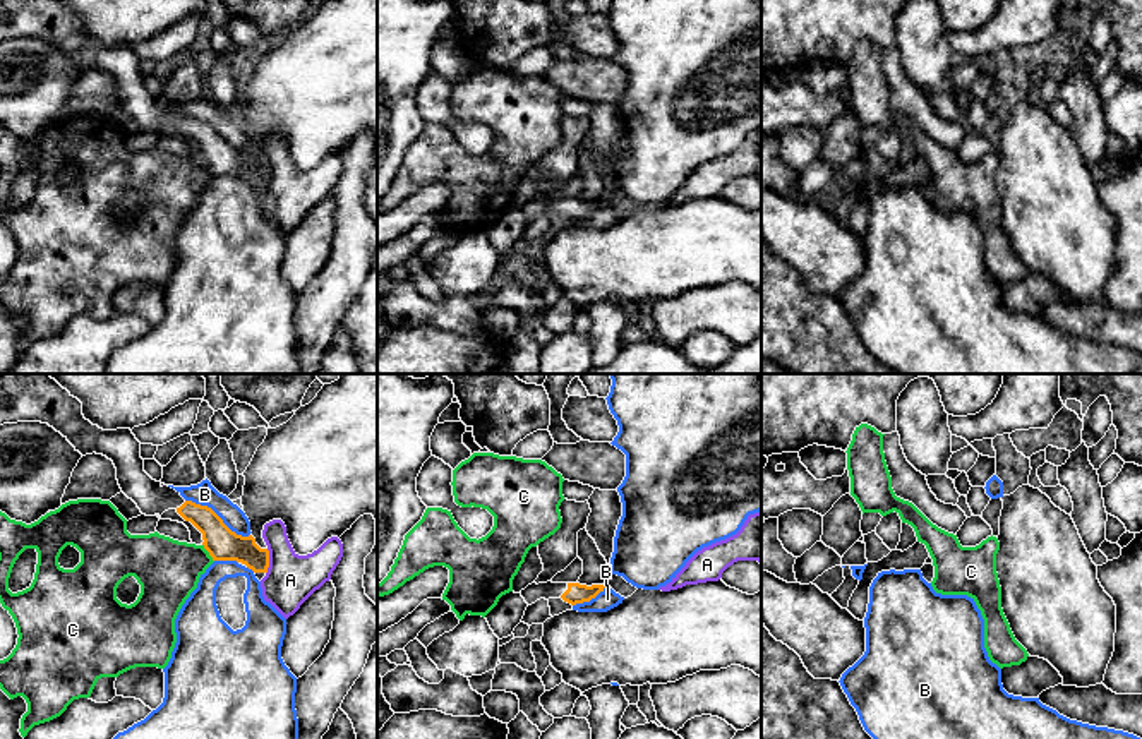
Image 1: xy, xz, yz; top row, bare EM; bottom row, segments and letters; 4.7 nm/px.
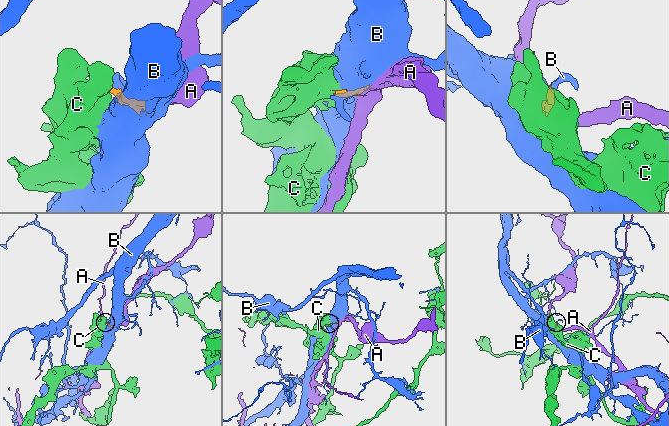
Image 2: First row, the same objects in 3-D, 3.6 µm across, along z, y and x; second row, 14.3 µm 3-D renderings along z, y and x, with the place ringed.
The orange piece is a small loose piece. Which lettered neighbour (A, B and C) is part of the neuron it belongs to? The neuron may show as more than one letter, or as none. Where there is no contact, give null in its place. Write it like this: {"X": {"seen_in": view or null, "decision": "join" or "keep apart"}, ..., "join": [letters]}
{"A": {"seen_in": "xy", "decision": "keep apart"}, "B": {"seen_in": "xy", "decision": "keep apart"}, "C": {"seen_in": "xy", "decision": "keep apart"}, "join": []}

